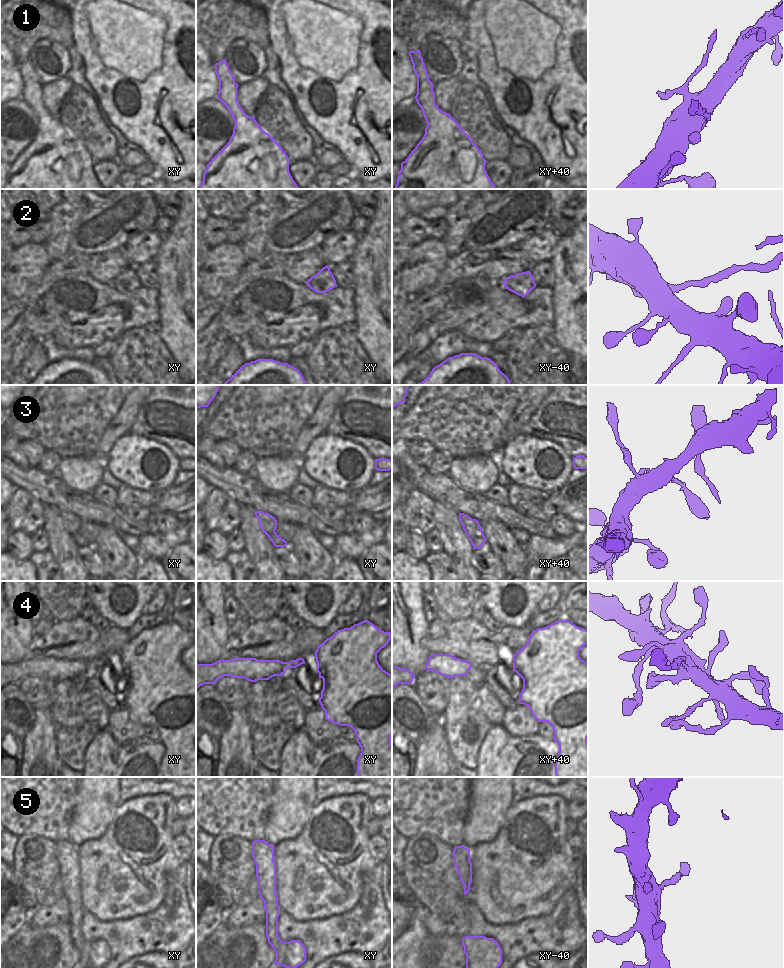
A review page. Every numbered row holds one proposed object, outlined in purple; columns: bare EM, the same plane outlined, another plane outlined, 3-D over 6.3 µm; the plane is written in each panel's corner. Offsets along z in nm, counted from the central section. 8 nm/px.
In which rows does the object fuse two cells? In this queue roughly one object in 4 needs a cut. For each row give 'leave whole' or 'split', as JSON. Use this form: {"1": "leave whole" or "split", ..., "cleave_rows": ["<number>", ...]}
{"1": "split", "2": "split", "3": "leave whole", "4": "leave whole", "5": "leave whole", "cleave_rows": ["1", "2"]}

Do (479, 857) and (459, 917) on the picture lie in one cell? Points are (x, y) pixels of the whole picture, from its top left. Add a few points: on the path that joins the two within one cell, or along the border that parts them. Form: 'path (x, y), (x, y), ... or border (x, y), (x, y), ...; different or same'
border (469, 890), (471, 900), (482, 913); different

